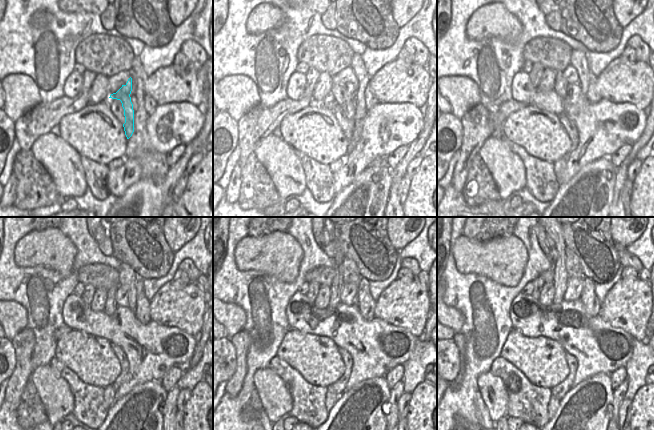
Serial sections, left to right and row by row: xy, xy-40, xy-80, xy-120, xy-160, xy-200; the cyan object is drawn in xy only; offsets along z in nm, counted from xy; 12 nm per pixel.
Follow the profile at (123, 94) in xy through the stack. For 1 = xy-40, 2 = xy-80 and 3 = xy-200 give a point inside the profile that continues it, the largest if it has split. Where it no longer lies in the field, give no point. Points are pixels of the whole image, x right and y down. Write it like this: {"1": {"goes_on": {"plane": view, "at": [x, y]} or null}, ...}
{"1": {"goes_on": {"plane": "xy-40", "at": [345, 98]}}, "2": {"goes_on": {"plane": "xy-80", "at": [560, 86]}}, "3": {"goes_on": {"plane": "xy-200", "at": [560, 275]}}}

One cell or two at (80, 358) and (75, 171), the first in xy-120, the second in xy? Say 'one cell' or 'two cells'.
two cells

